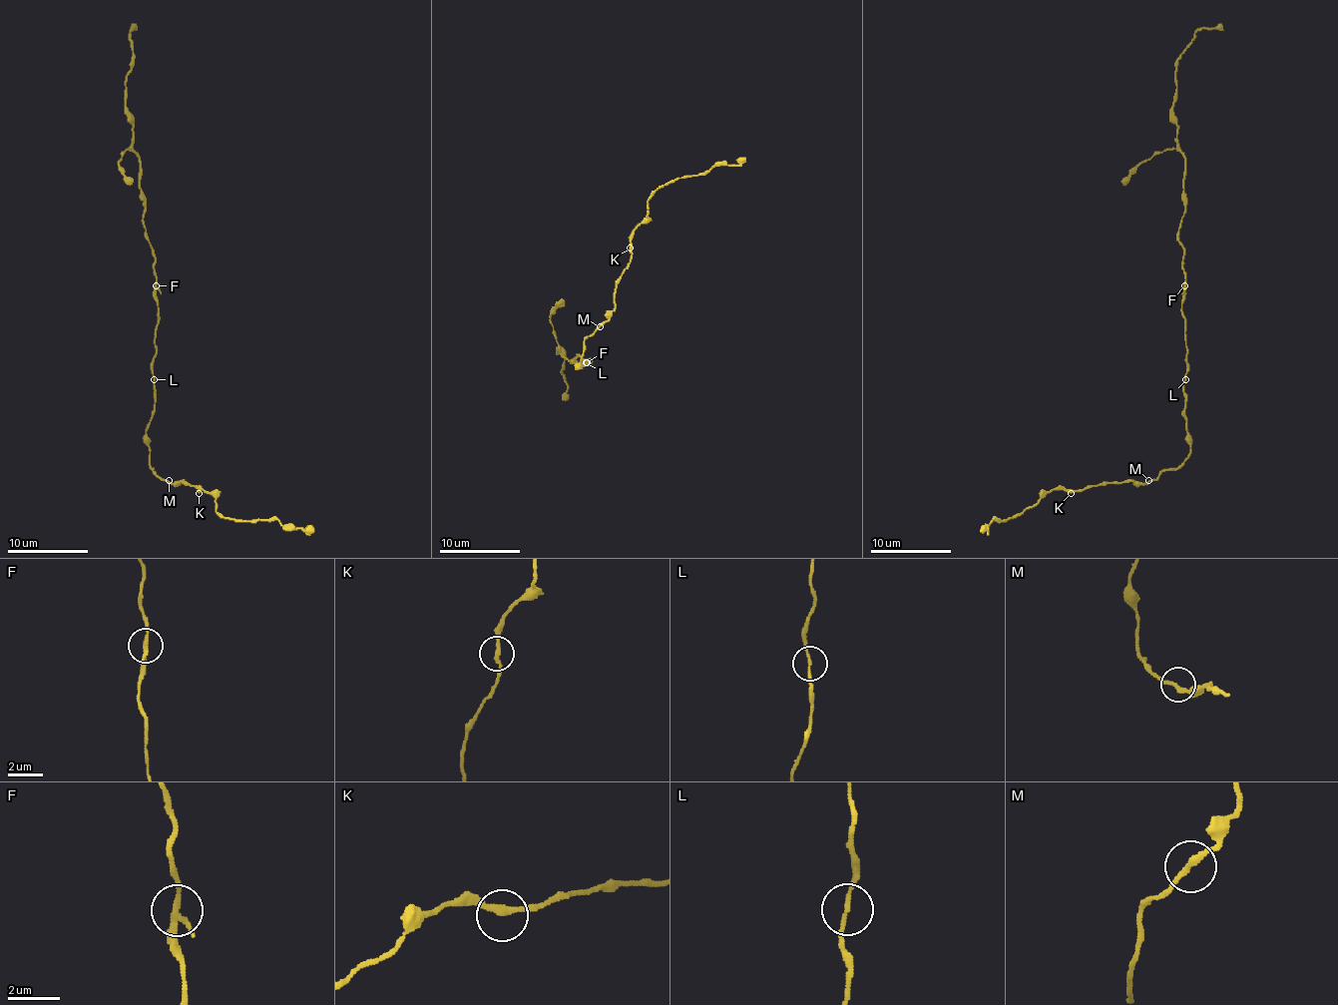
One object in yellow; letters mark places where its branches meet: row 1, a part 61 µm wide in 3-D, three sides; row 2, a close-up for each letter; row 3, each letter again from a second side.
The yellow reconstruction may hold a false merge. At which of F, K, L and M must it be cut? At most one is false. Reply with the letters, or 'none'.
none

